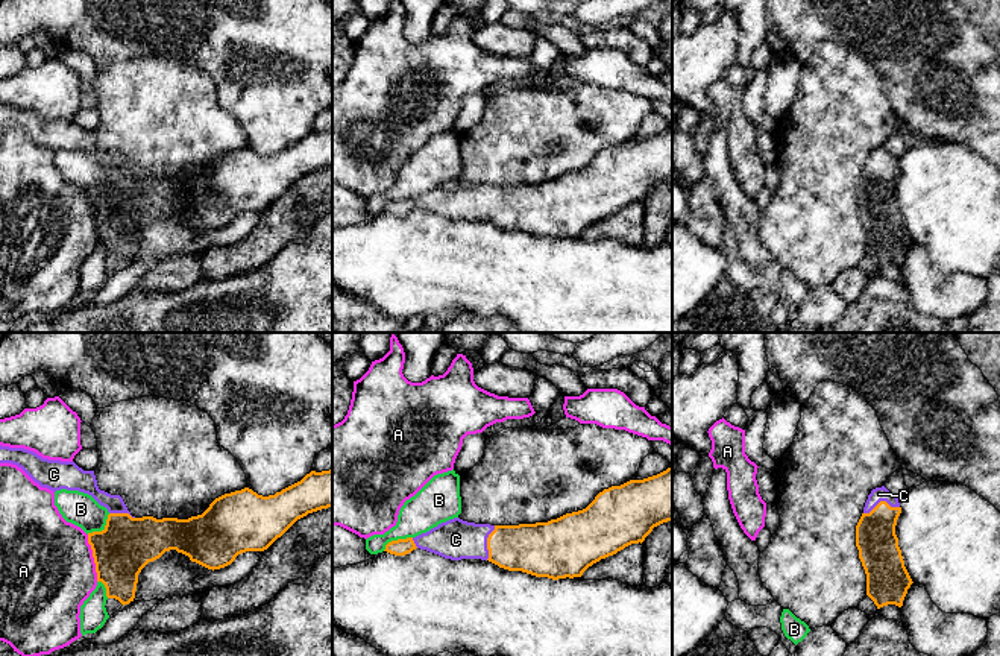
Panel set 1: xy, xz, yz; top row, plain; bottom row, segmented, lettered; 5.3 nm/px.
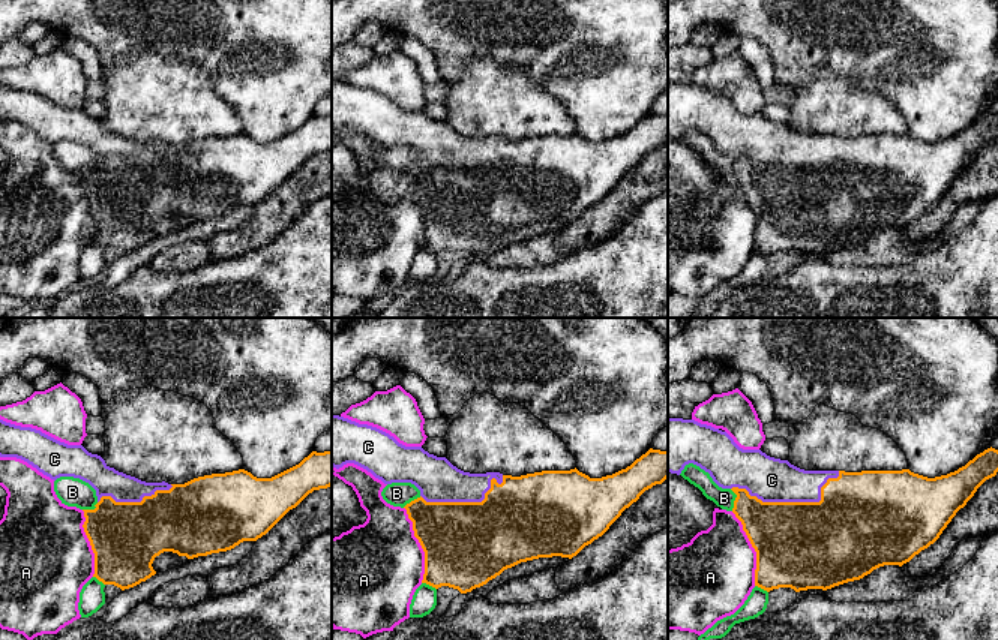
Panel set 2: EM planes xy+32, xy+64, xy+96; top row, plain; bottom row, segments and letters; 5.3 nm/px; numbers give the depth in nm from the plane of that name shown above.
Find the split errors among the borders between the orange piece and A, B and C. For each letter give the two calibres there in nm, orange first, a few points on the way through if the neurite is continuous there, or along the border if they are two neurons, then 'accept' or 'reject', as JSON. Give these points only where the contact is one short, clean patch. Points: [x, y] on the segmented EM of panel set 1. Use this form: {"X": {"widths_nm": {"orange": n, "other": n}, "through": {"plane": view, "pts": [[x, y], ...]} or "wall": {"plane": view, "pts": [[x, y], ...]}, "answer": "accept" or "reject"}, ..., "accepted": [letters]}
{"A": {"widths_nm": {"orange": 300, "other": 500}, "answer": "reject"}, "B": {"widths_nm": {"orange": 300, "other": 180}, "answer": "reject"}, "C": {"widths_nm": {"orange": 220, "other": 80}, "answer": "accept"}, "accepted": ["C"]}

